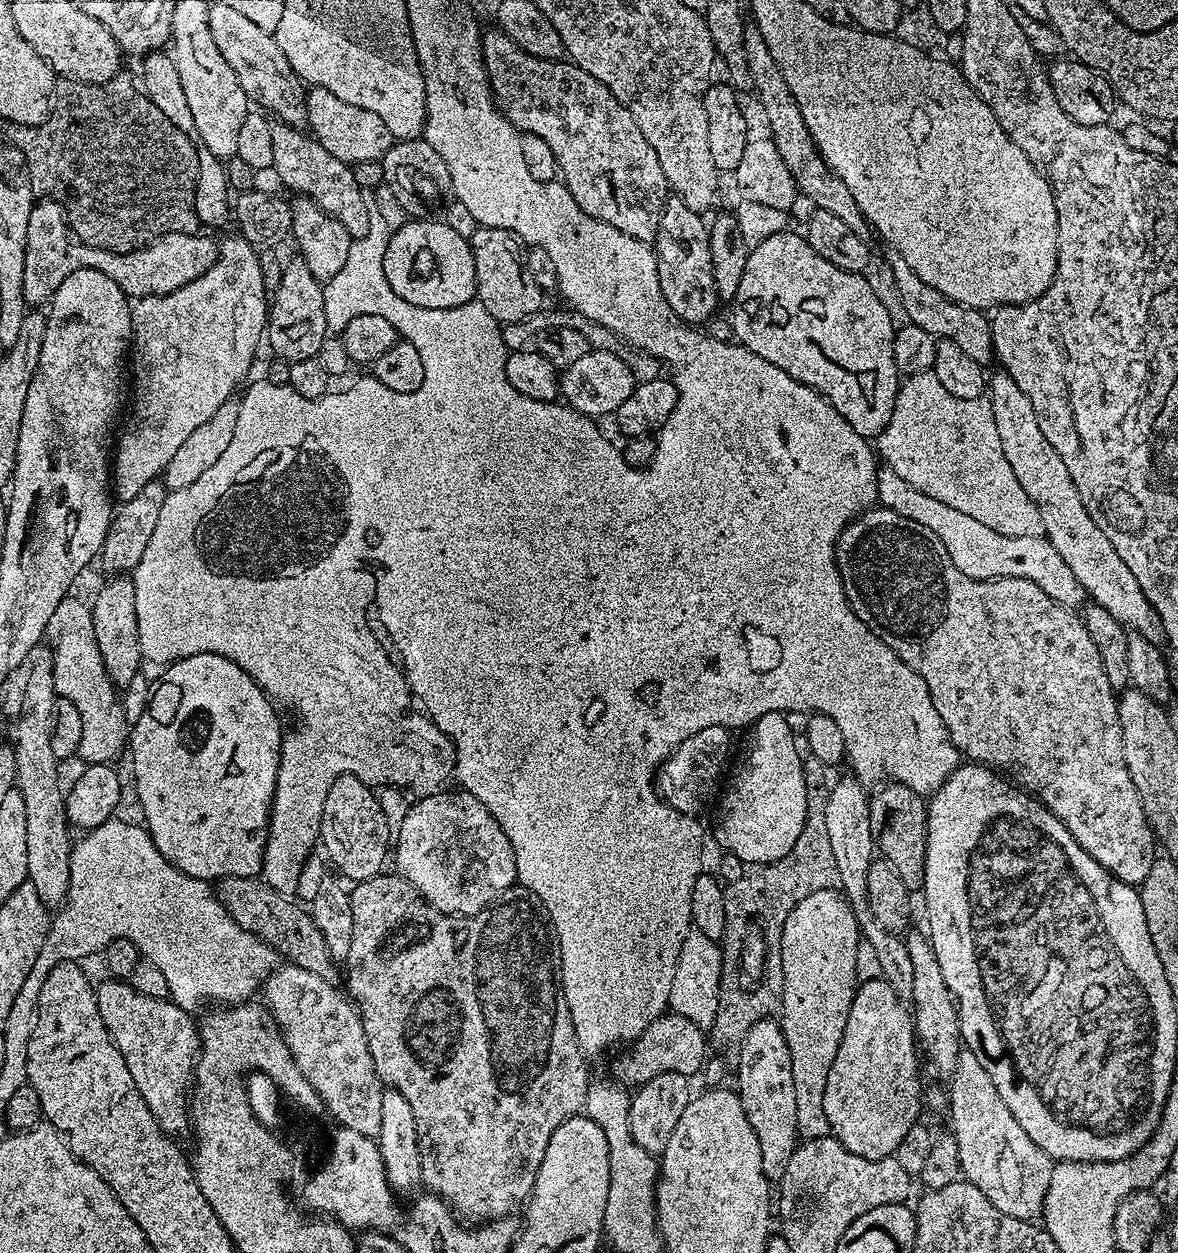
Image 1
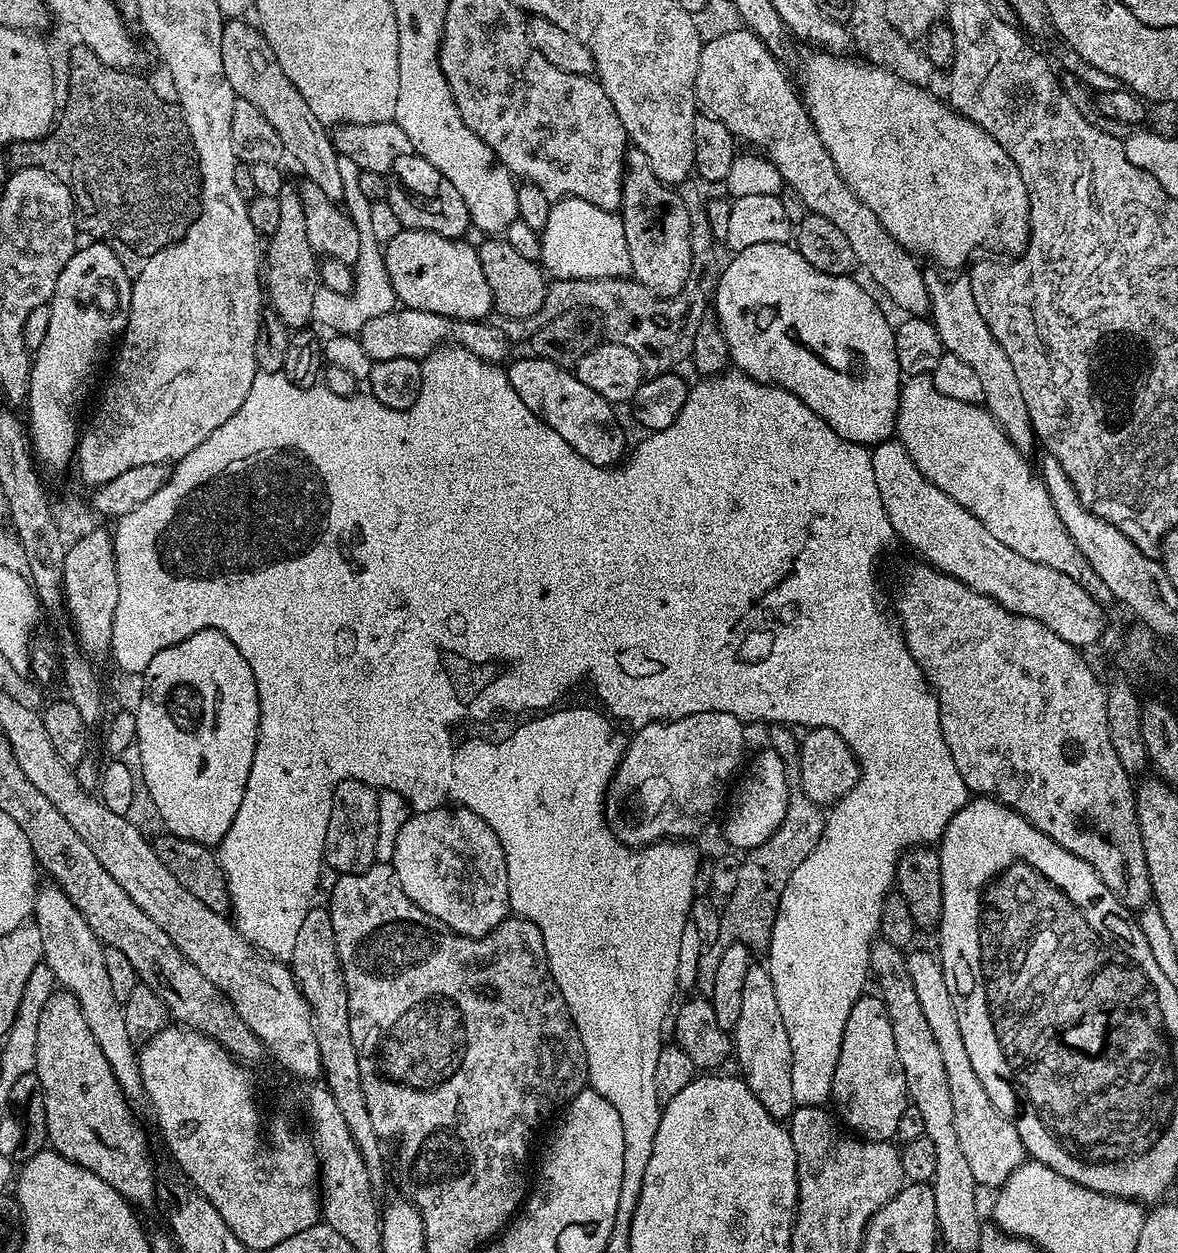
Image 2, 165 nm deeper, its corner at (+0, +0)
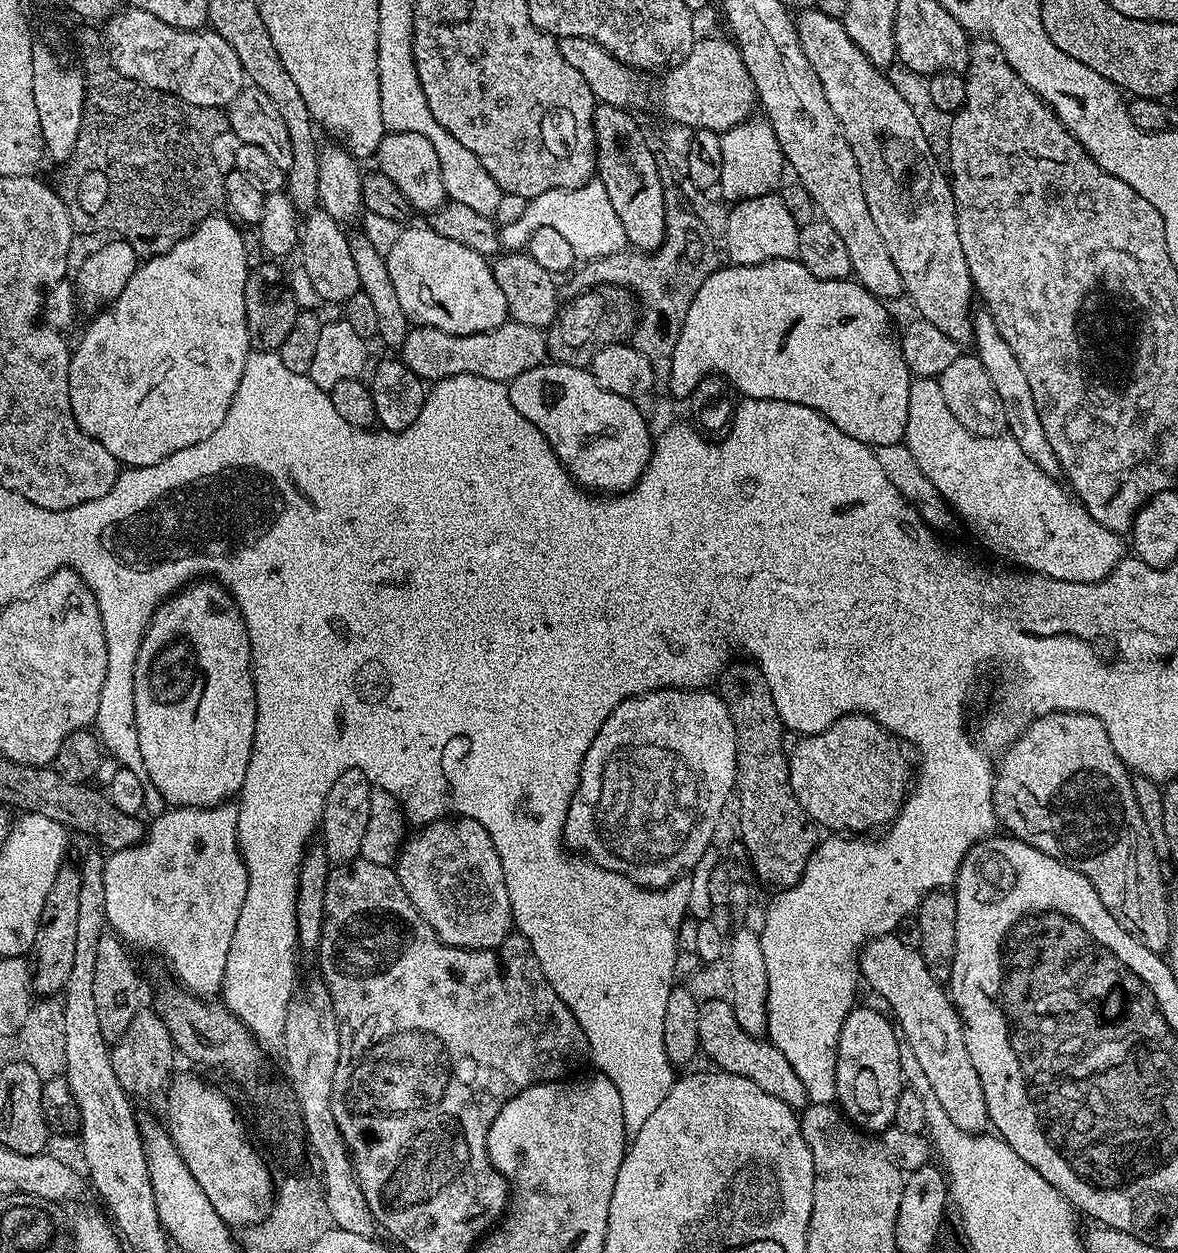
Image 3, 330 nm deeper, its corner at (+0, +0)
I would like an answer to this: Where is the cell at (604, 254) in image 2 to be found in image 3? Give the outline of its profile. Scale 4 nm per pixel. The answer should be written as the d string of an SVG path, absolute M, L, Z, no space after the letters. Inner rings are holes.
M599 178L587 180L580 188L546 190L546 194L538 194L523 207L524 216L508 224L512 229L513 249L527 249L530 234L534 234L534 230L540 230L542 226L559 230L566 237L566 242L570 242L570 247L574 249L576 259L580 262L602 258L606 254L618 254L625 251L628 244L626 230L622 230L622 221L614 211L610 194L606 194L606 186L602 186Z

